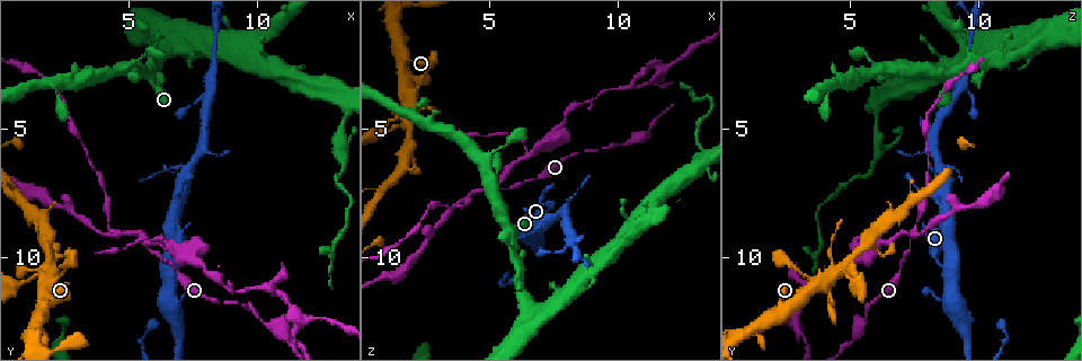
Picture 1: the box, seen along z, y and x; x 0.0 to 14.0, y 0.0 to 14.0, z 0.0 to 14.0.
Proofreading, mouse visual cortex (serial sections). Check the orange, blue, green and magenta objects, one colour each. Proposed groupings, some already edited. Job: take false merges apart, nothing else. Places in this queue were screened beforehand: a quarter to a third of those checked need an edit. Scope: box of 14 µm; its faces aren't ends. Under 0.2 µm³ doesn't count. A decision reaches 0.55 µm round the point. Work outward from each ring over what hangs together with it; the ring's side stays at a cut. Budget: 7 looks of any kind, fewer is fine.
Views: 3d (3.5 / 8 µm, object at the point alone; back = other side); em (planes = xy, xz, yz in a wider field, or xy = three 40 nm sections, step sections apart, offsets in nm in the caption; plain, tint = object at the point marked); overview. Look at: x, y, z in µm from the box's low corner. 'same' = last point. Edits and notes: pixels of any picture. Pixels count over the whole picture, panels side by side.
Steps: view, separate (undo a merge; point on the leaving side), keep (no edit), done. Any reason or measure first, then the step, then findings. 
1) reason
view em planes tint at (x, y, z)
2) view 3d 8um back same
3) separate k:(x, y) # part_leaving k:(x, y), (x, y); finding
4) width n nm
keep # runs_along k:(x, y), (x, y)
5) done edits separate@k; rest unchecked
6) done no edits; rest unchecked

view 3d 3.5um back at (5.3, 9.0, 7.2)

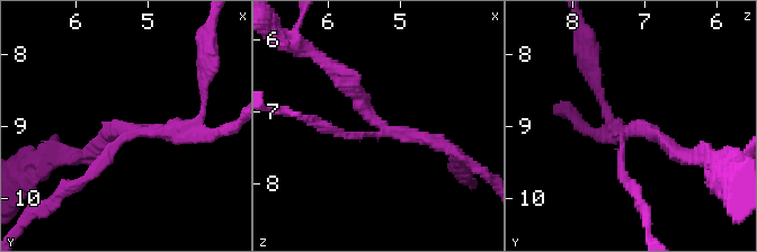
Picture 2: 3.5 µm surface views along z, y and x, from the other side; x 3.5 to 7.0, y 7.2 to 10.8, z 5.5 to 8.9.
arms 3; arm_widths 150, 200, 200 nm
view em xy step 3 tint at (5.20, 9.05, 7.30)

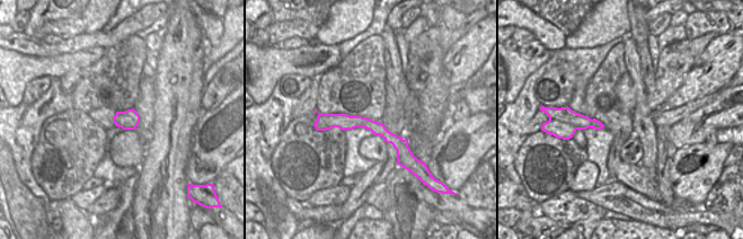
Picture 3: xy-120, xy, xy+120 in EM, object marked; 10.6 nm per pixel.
separate 2:(652, 131) # part_leaving 2:(626, 133), (647, 129), (701, 160); two cells meet here

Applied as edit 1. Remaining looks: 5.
view overview

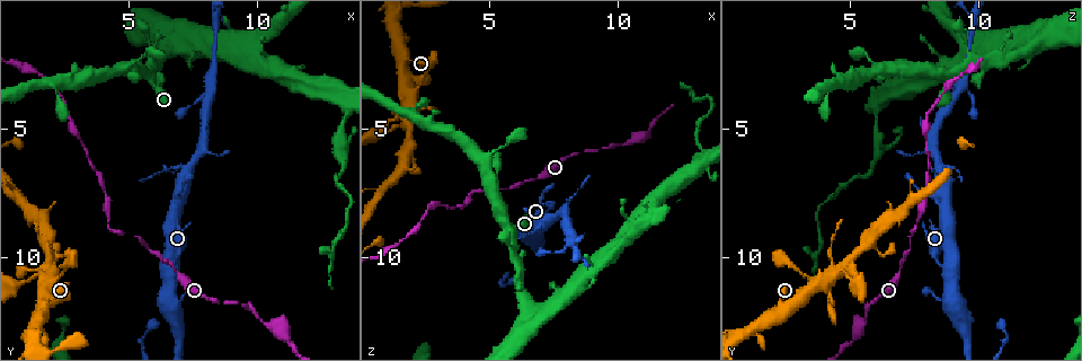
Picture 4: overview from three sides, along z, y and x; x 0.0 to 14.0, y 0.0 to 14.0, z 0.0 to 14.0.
calibre changes
view 3d 8um at (13.3, 4.8, 6.1)

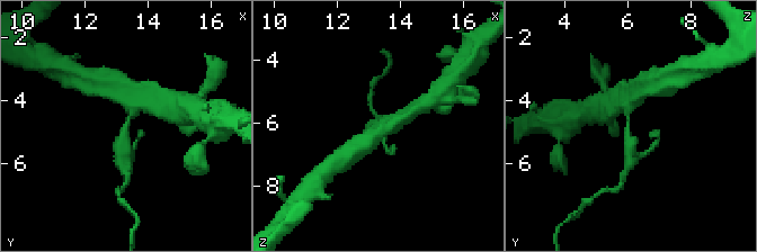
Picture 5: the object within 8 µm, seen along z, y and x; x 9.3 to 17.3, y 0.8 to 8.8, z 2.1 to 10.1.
closer look
view 3d 3.5um at (13.4, 4.8, 6.0)

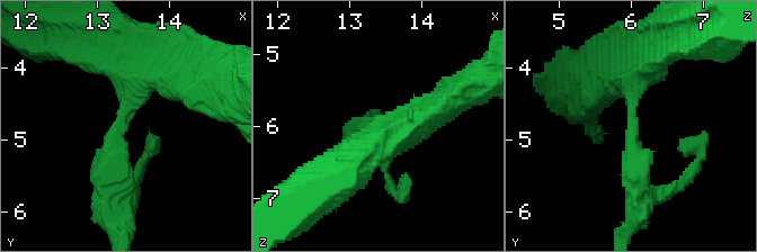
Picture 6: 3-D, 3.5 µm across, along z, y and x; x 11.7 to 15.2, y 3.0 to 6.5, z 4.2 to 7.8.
arm_widths 350, 450 nm; need the tissue
view em xy step 1 tint at (13.35, 4.80, 6.05)

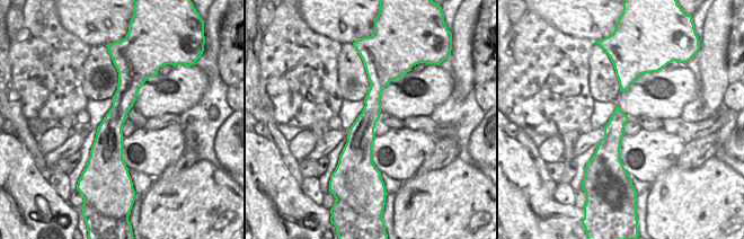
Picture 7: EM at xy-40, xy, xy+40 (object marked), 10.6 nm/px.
separate 6:(644, 191) # part_leaving 6:(632, 144), (638, 214), (623, 234); two cells meet here

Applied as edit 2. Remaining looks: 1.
done edits separate@2, separate@6; rest unchecked

